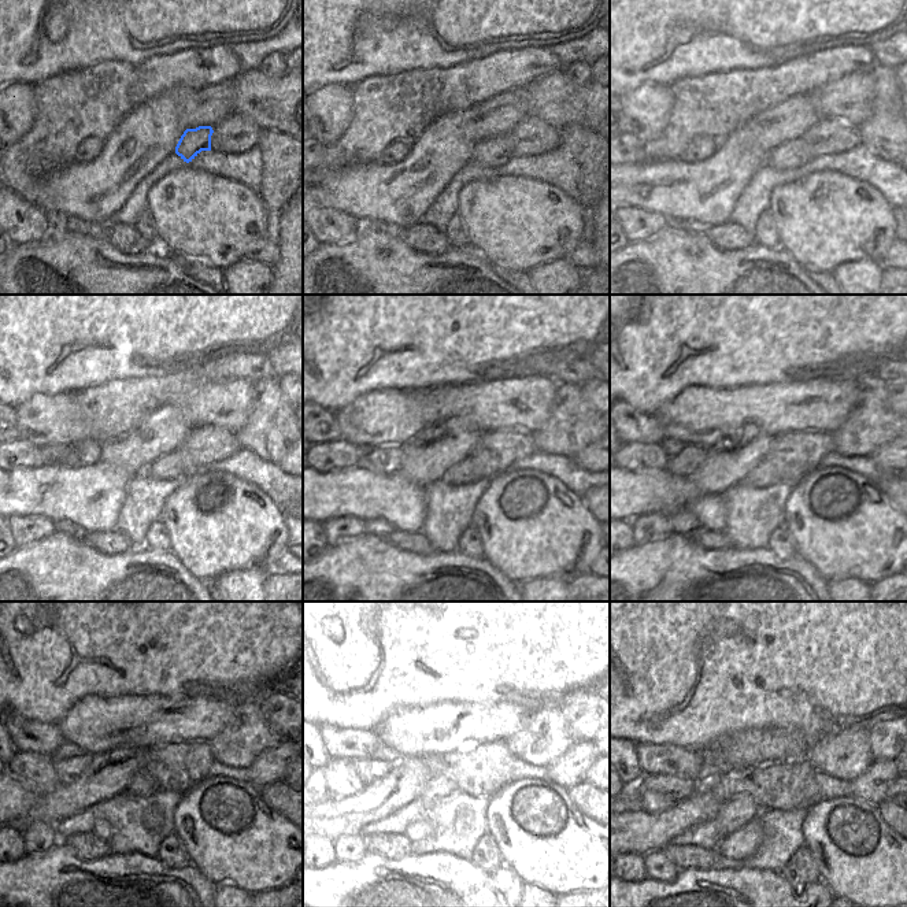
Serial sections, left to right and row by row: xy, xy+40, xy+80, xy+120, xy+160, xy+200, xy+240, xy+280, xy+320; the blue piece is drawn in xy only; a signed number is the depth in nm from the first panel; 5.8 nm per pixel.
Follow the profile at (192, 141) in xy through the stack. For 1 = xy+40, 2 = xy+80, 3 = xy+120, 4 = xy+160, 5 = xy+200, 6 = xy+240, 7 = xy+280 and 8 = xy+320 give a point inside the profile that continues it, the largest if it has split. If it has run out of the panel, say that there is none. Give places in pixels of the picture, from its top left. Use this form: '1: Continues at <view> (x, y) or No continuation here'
1: Continues at xy+40 (495, 151)
2: Continues at xy+80 (793, 154)
3: Continues at xy+120 (169, 466)
4: Continues at xy+160 (465, 471)
5: Continues at xy+200 (762, 476)
6: Continues at xy+240 (143, 784)
7: Continues at xy+280 (439, 787)
8: Continues at xy+320 (732, 815)

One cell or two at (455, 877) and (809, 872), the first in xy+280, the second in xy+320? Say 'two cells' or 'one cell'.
two cells

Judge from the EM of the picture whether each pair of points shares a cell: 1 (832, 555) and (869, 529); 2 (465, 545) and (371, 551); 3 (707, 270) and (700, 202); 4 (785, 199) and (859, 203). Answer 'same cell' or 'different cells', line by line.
1: same cell
2: different cells
3: different cells
4: same cell

